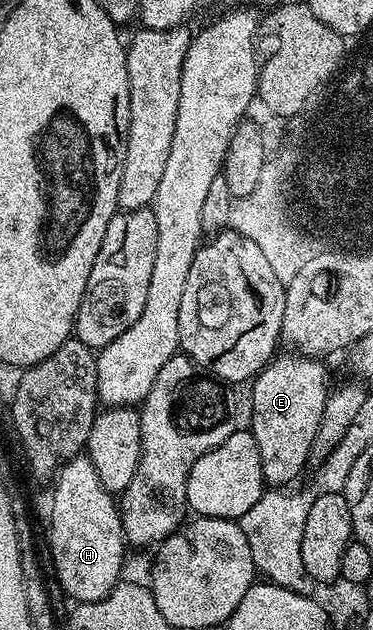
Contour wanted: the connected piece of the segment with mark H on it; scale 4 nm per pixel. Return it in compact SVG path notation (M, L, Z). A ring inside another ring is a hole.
M86 456L68 458L60 465L54 479L55 491L51 494L51 562L55 565L55 578L59 586L75 598L76 603L97 602L110 595L121 581L123 570L123 525L116 499L101 484L93 464Z

